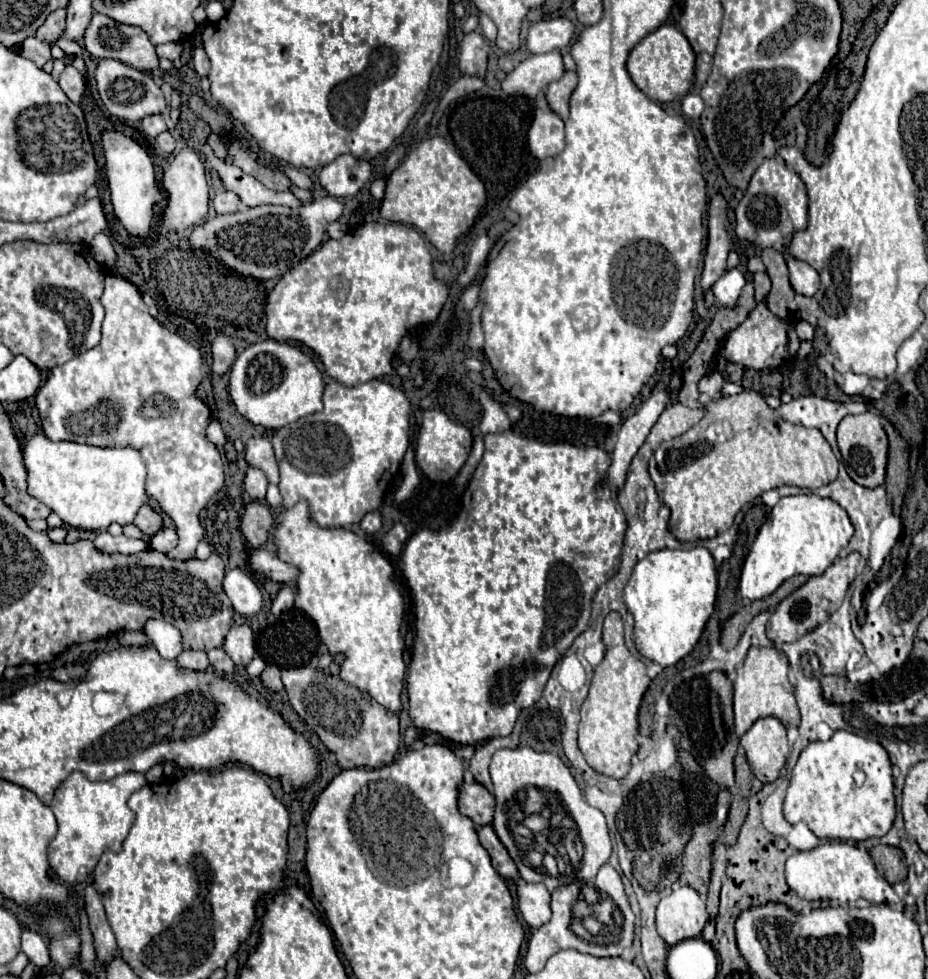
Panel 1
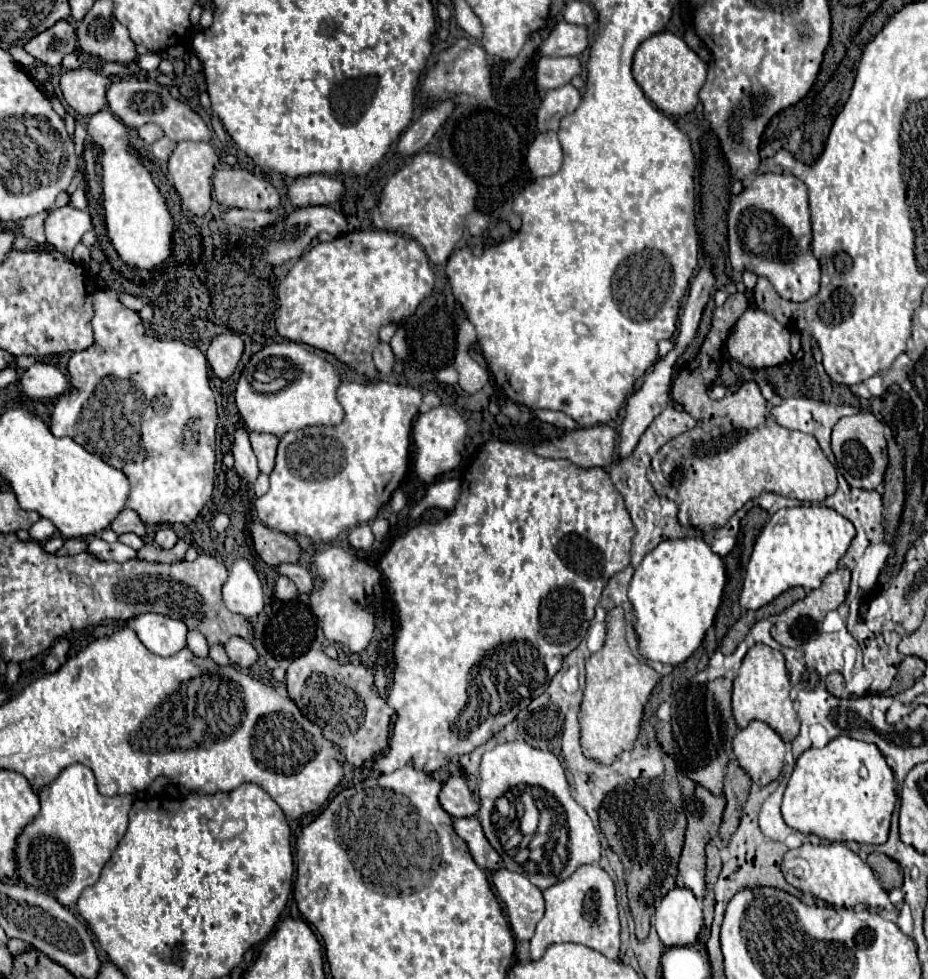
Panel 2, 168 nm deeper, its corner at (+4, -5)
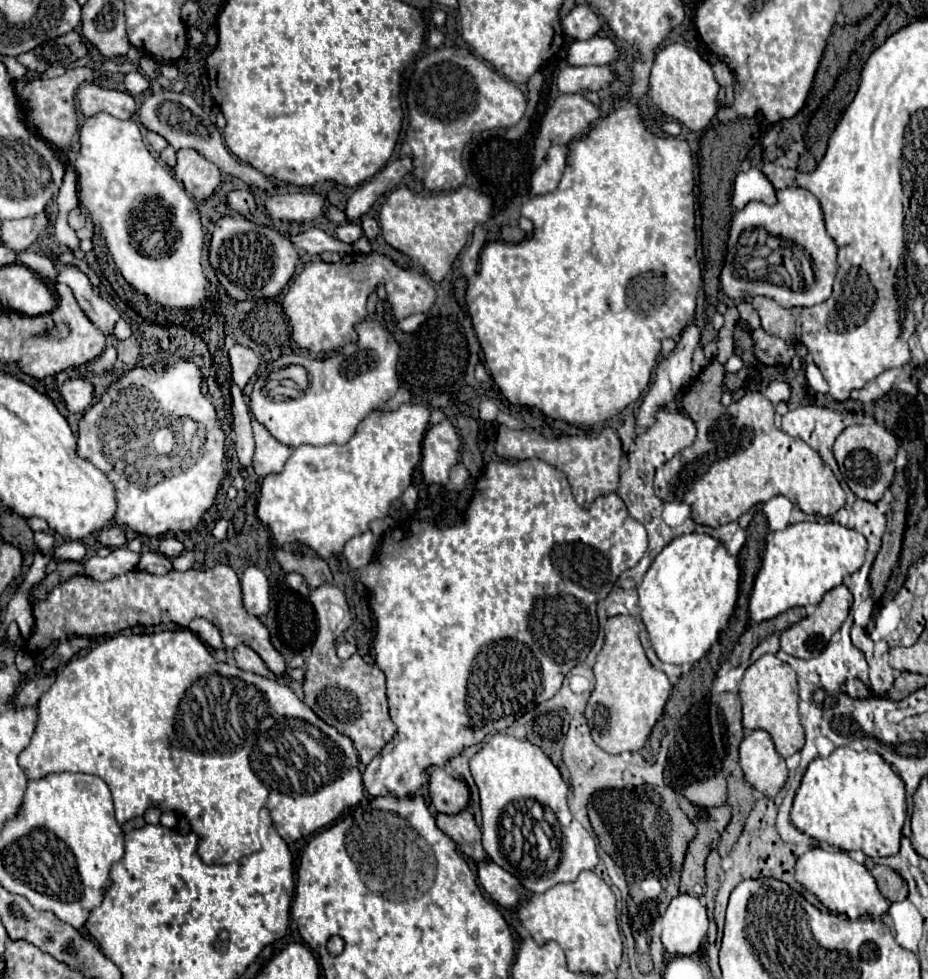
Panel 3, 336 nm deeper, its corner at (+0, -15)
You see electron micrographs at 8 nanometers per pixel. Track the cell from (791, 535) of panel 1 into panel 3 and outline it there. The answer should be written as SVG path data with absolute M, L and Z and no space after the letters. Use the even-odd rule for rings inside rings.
M834 521L794 523L794 525L788 525L784 531L772 533L766 543L760 571L754 579L754 589L750 595L750 619L754 623L760 623L796 605L818 605L826 591L842 583L844 575L854 573L862 567L864 553L866 553L866 539L858 531L842 527L840 523L834 523Z

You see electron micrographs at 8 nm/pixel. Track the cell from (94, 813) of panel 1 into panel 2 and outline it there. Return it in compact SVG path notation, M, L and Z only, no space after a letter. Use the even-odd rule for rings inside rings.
M80 763L62 769L38 797L40 813L16 839L16 873L26 885L56 897L64 907L72 907L82 889L98 881L104 863L124 837L134 797L100 795L92 769Z

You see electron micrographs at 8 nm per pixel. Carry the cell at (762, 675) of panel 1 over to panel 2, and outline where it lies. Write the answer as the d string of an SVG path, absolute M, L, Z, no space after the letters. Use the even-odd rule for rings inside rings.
M754 645L748 649L740 669L734 677L734 691L732 691L732 709L738 727L746 727L750 721L758 719L768 723L786 743L794 741L800 731L798 719L798 701L790 697L790 679L784 665L784 655L768 645Z

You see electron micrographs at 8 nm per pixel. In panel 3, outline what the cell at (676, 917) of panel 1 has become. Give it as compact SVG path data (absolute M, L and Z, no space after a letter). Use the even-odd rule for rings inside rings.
M678 895L662 915L662 943L672 955L694 955L708 931L704 903L694 895Z

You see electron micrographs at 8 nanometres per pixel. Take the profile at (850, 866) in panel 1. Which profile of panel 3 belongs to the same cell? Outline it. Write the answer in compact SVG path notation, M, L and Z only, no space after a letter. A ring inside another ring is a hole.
M822 847L806 851L796 861L796 881L802 887L806 887L810 893L814 893L824 907L836 913L846 913L850 919L858 919L858 917L880 919L884 913L888 913L890 907L890 903L878 891L870 871L864 865L856 863L846 851L834 853Z

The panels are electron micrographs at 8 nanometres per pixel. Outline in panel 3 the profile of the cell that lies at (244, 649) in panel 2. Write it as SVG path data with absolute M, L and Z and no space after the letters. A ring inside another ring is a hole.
M238 645L234 649L234 659L236 659L236 665L244 671L250 671L250 673L256 673L256 675L262 675L262 677L268 675L268 669L266 669L264 661L248 645Z

